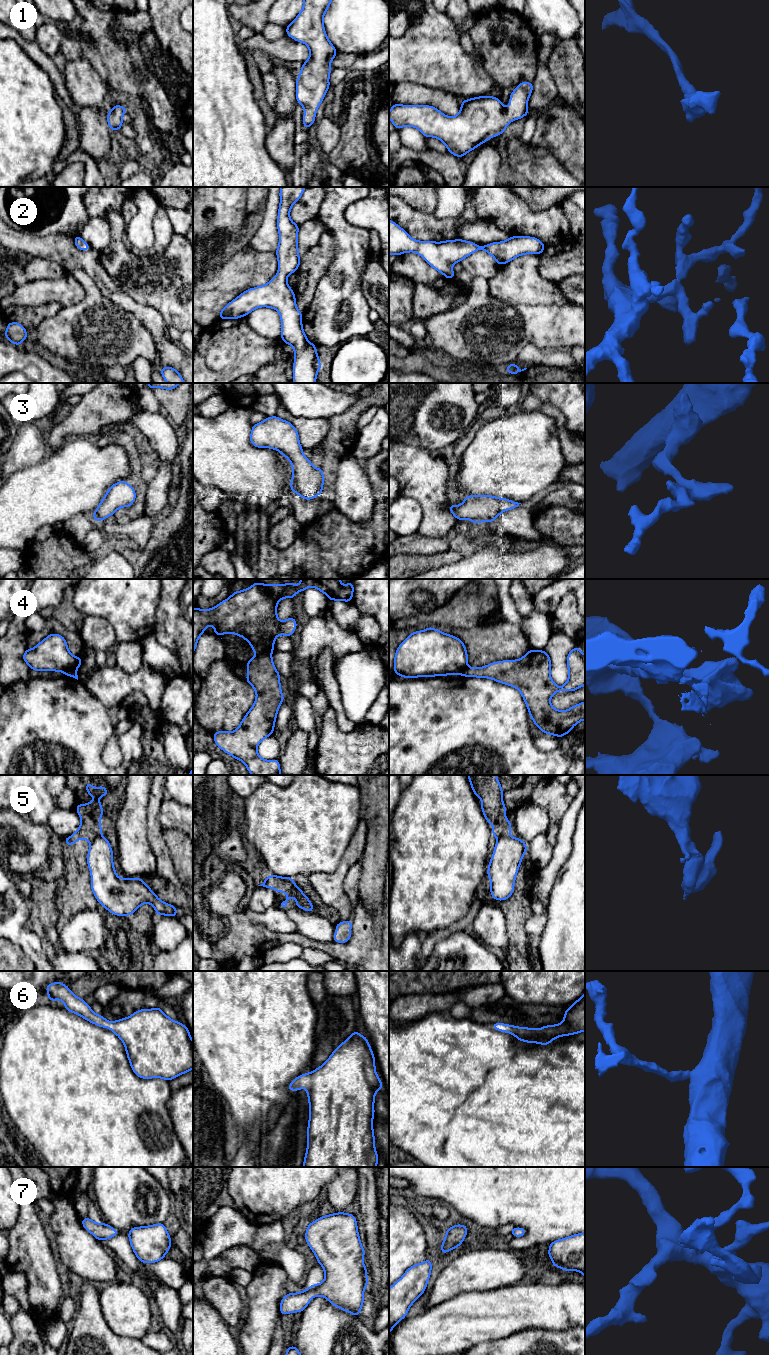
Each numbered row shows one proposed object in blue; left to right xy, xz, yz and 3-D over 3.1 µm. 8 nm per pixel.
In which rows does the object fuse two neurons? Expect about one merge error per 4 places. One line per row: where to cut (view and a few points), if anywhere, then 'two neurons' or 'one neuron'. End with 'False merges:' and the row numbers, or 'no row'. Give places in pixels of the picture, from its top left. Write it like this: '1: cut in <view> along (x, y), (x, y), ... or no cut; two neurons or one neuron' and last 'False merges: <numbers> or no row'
1: no cut; one neuron
2: no cut; one neuron
3: no cut; one neuron
4: cut in xz along (270, 652), (260, 652), (256, 655); two neurons
5: cut in yz along (509, 835), (498, 838); two neurons
6: no cut; one neuron
7: no cut; one neuron
False merges: 4, 5

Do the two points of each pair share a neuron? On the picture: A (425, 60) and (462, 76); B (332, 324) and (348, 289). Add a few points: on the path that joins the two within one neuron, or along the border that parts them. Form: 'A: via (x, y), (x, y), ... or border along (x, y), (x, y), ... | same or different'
A: via (434, 60), (453, 70) | same
B: via (338, 315), (342, 311), (347, 298) | same

